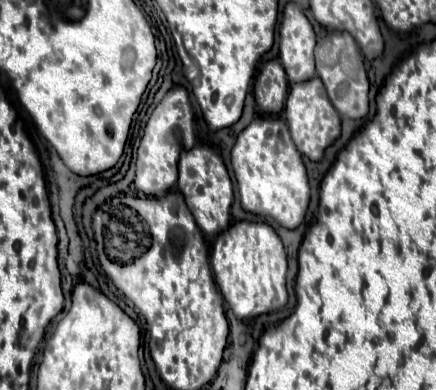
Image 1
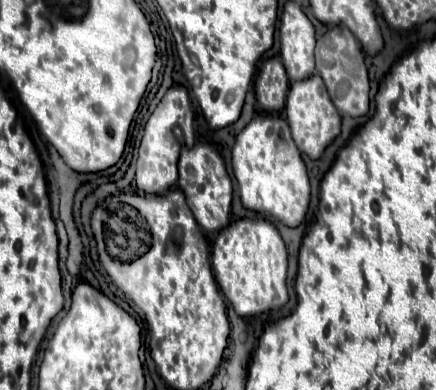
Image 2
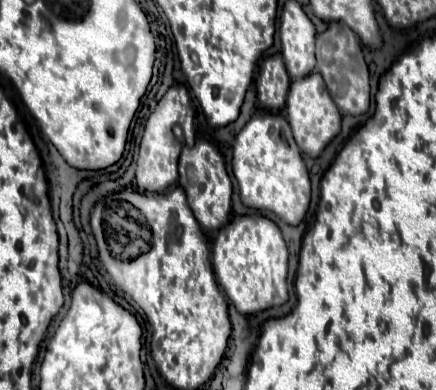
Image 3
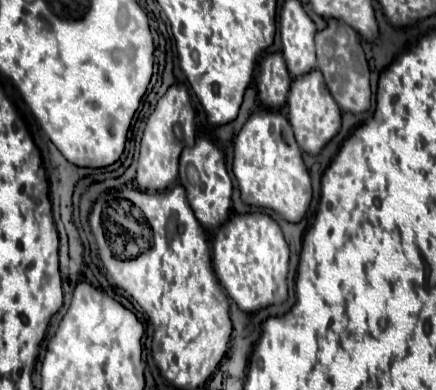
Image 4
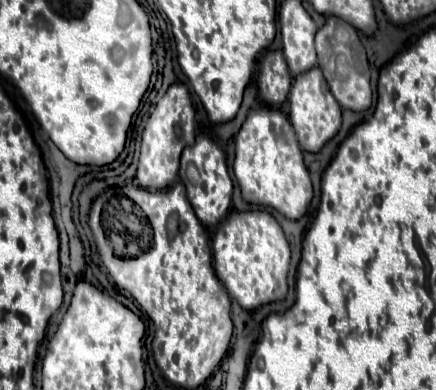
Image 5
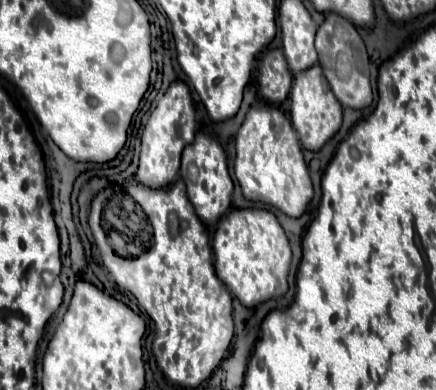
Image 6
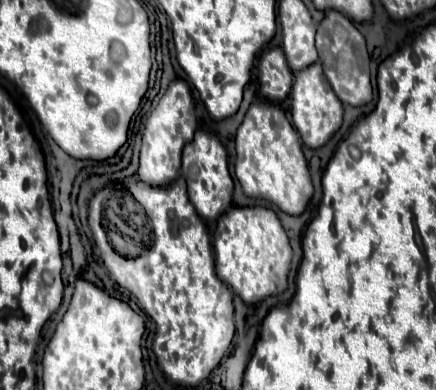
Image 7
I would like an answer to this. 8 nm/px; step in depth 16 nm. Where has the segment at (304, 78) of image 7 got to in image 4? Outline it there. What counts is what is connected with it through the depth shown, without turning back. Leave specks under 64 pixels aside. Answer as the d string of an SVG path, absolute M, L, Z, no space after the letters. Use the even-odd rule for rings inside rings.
M312 70L308 76L300 76L300 80L292 82L290 94L288 94L288 122L294 130L294 138L306 154L320 154L320 150L340 132L340 122L342 122L342 112L336 108L336 102L332 100L324 78L320 72Z

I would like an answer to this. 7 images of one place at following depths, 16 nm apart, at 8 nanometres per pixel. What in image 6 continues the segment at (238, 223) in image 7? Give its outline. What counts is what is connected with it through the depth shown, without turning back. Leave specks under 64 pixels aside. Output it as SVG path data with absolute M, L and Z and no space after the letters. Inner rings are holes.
M230 210L212 234L216 276L226 284L228 292L246 308L254 308L266 300L286 294L286 276L290 266L290 244L276 216L268 210Z

